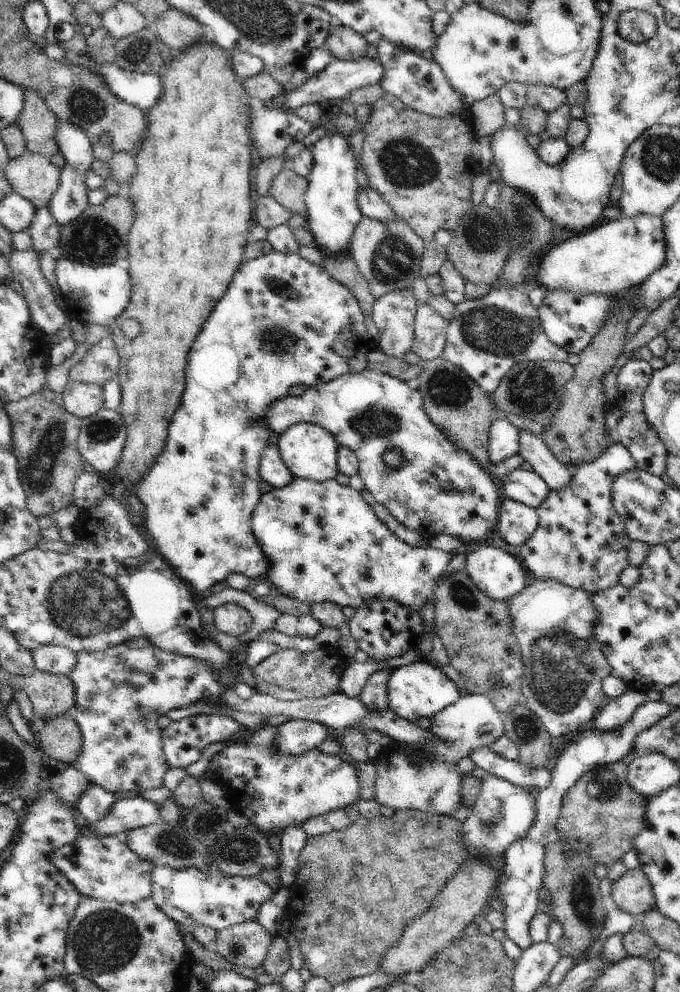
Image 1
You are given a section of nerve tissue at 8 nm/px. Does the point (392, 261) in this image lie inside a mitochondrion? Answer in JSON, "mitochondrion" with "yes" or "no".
{"mitochondrion":"yes"}

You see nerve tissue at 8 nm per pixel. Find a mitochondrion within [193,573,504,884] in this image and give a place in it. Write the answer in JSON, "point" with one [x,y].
{"point":[241,848]}

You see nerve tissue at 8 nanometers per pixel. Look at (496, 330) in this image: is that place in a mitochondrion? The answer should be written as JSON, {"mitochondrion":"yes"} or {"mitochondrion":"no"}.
{"mitochondrion":"yes"}

